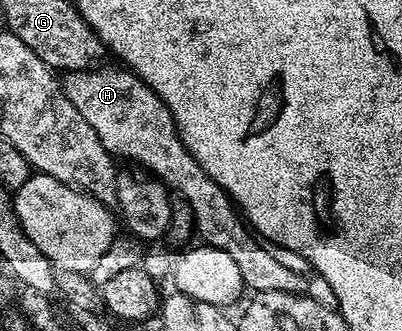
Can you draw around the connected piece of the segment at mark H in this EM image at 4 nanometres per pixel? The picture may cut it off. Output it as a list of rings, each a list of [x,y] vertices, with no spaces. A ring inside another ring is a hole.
[[[100,68],[65,72],[62,88],[66,99],[78,109],[78,115],[82,115],[82,119],[86,119],[90,127],[94,127],[94,135],[98,135],[102,147],[106,147],[106,151],[113,158],[125,157],[128,161],[145,165],[152,172],[149,174],[166,190],[173,194],[176,192],[175,196],[190,207],[195,232],[201,237],[199,240],[212,248],[226,251],[238,263],[238,270],[241,271],[242,279],[249,290],[256,293],[294,293],[299,297],[309,297],[314,303],[325,305],[327,309],[336,309],[336,296],[324,279],[289,271],[282,267],[279,256],[271,257],[263,249],[265,246],[250,232],[232,198],[221,185],[214,183],[206,175],[206,171],[202,171],[198,159],[190,155],[176,130],[174,117],[170,115],[160,96],[127,68]]]

